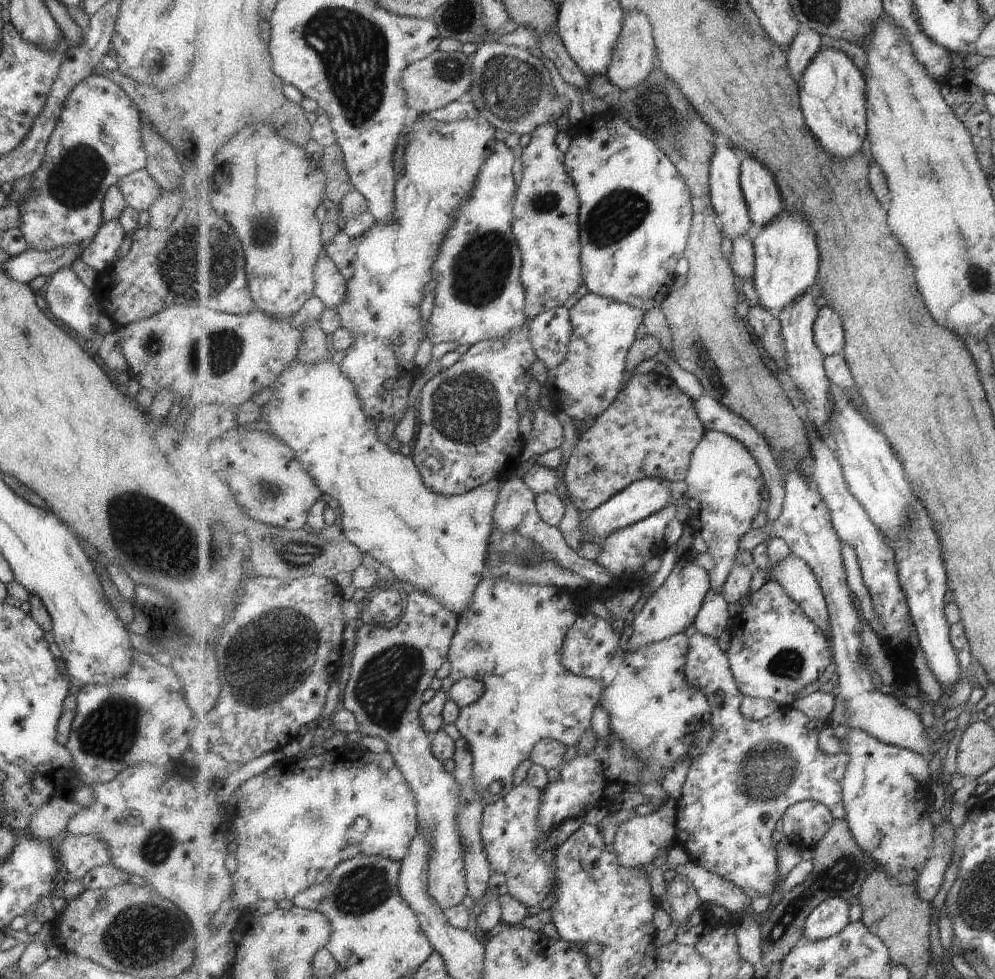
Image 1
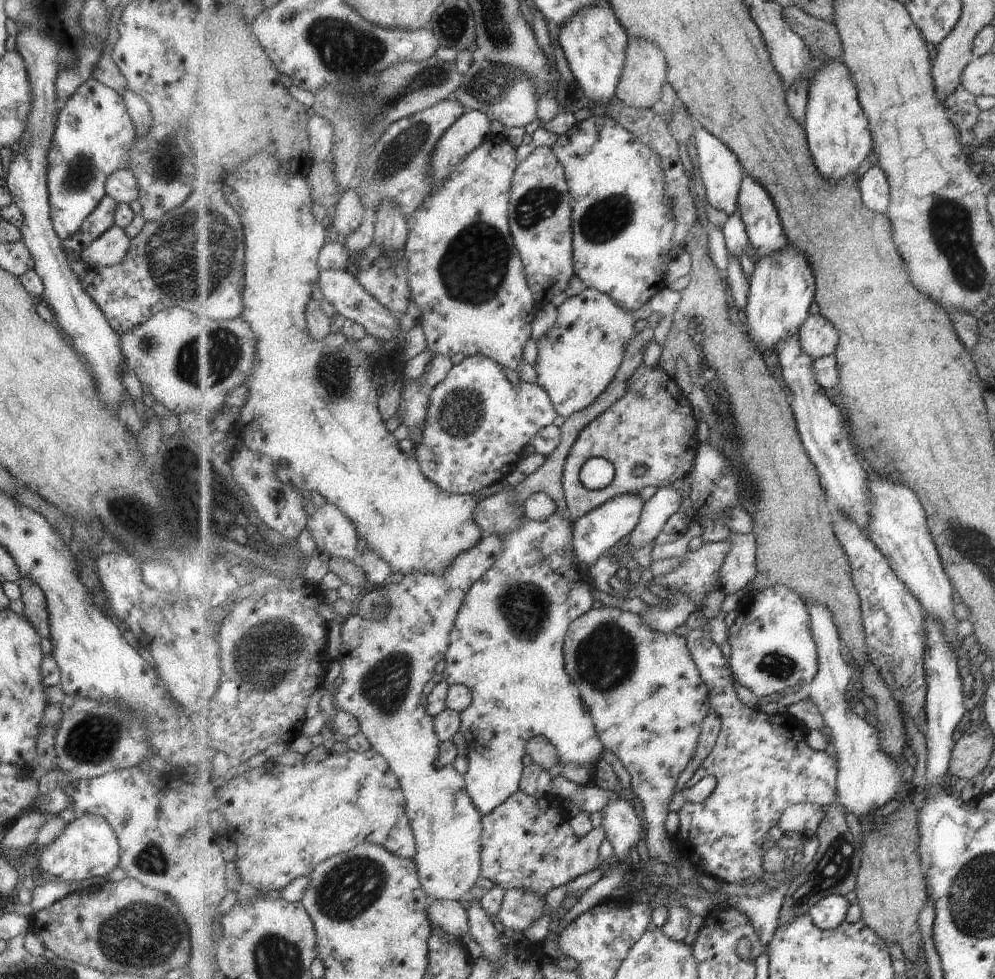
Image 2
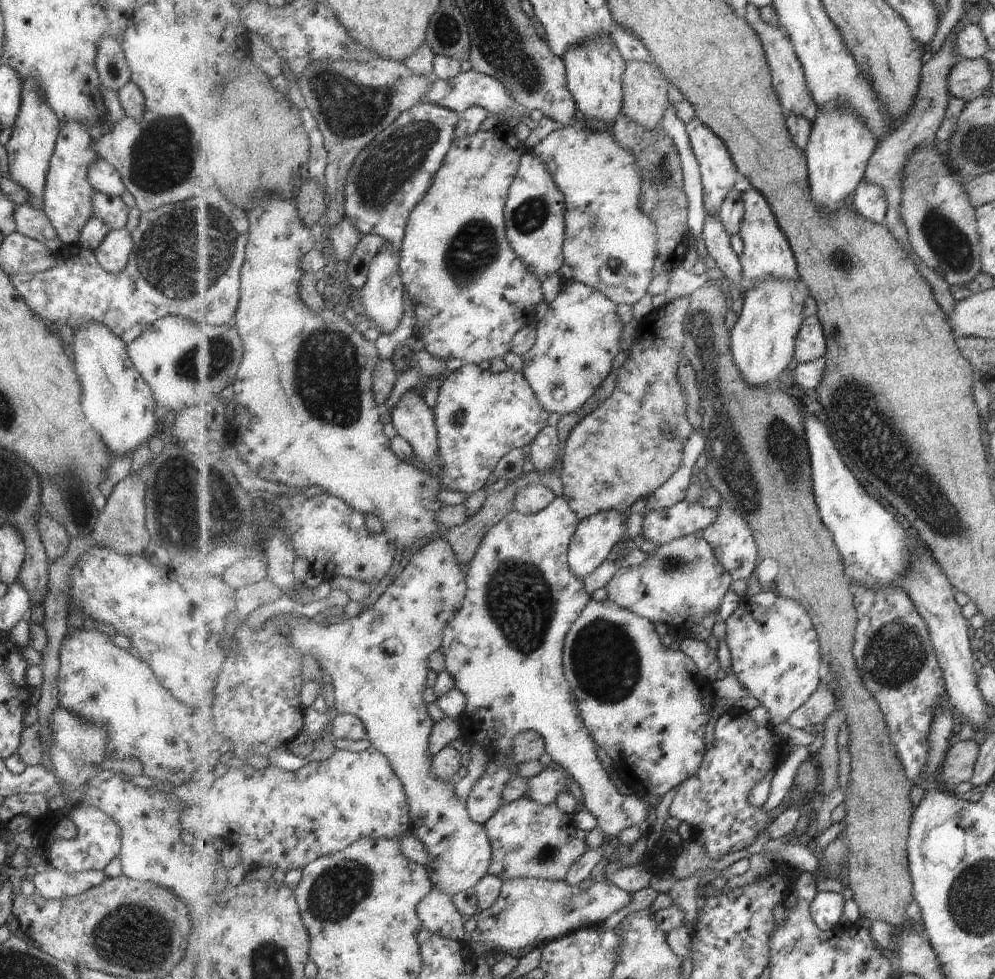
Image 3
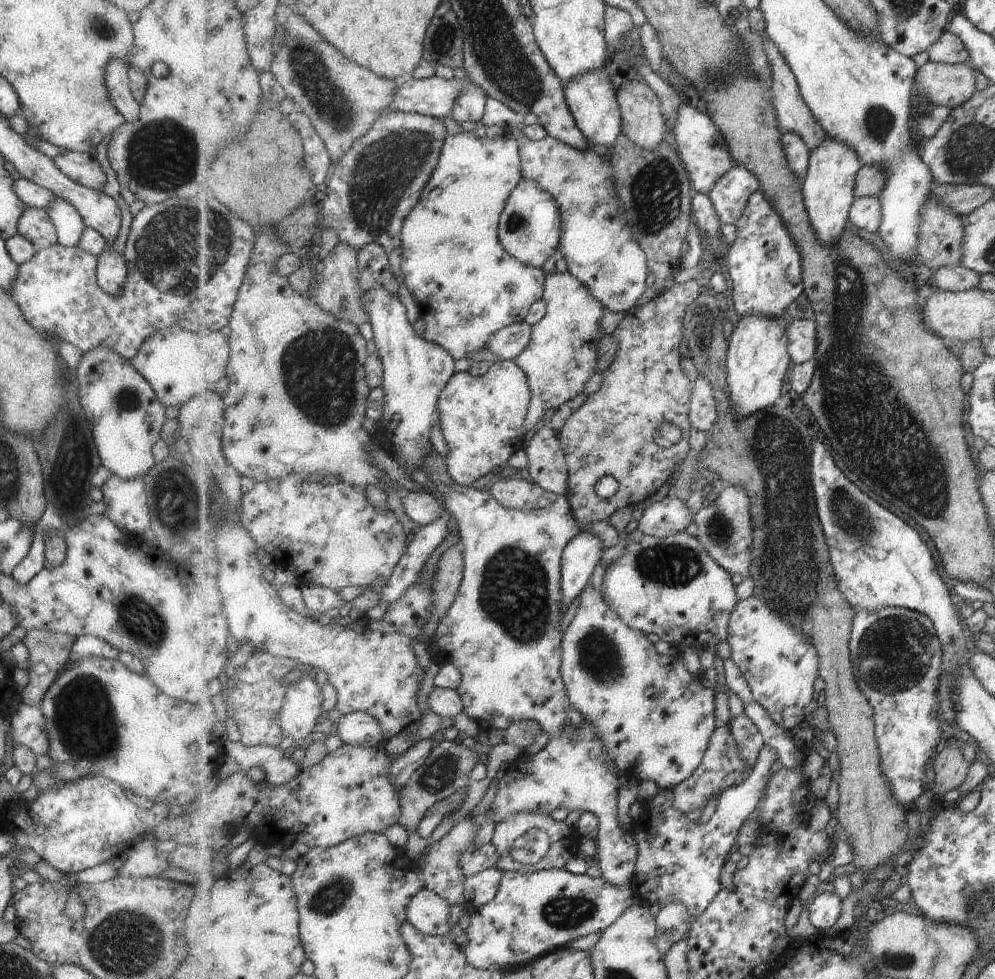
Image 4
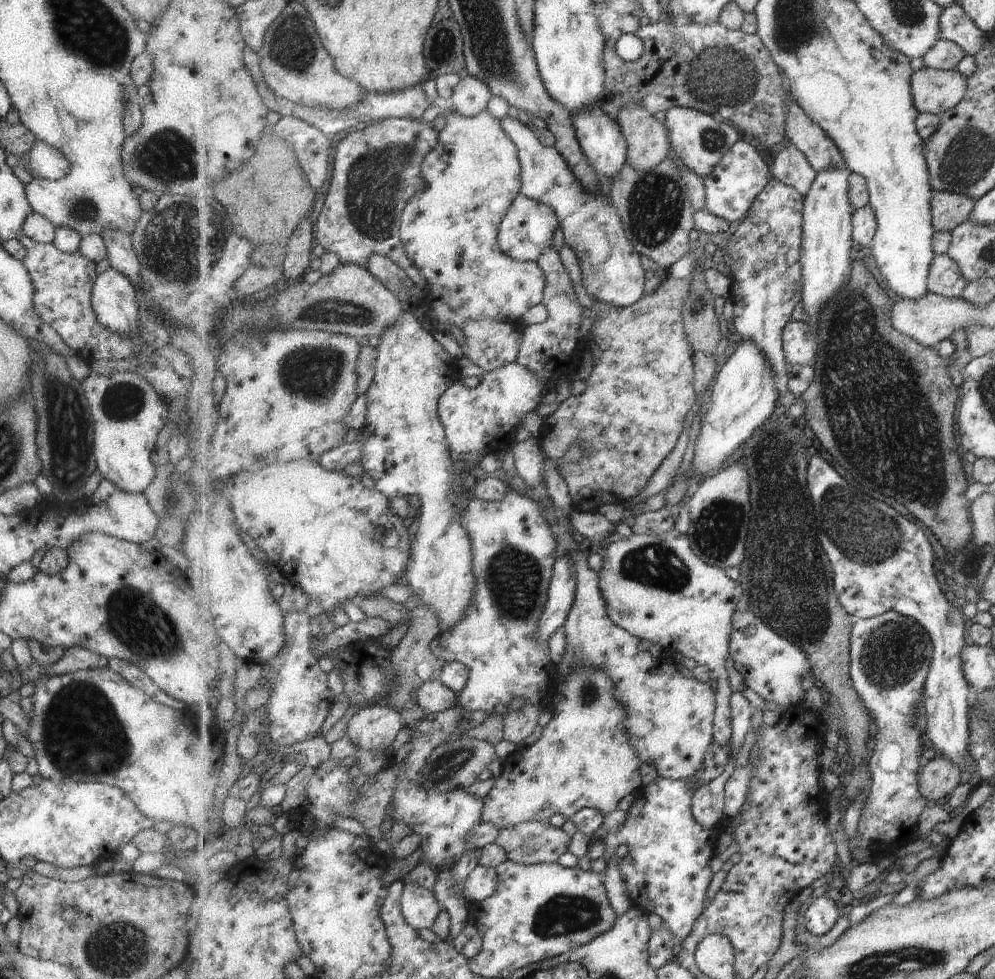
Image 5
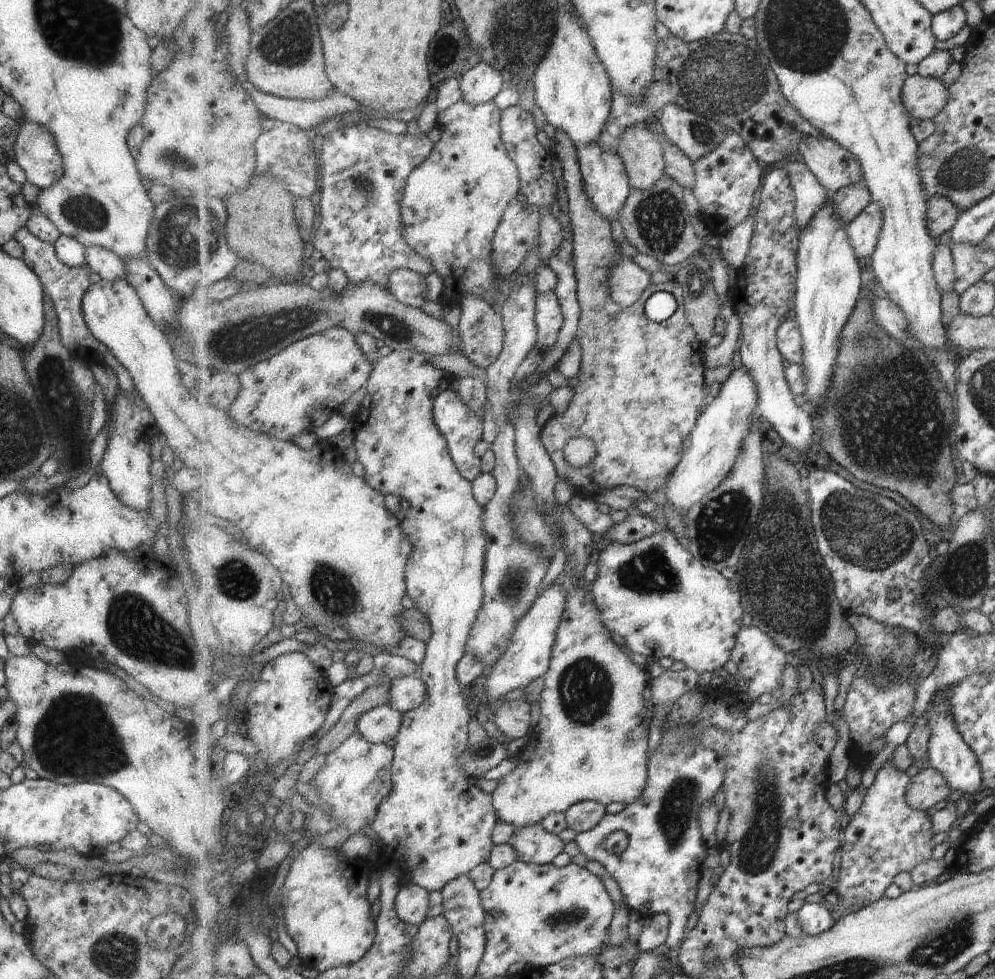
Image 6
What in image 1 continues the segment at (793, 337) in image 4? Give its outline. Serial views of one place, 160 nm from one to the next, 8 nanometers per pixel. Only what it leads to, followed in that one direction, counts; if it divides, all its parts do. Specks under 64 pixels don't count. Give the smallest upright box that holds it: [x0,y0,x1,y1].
[814,306,846,356]

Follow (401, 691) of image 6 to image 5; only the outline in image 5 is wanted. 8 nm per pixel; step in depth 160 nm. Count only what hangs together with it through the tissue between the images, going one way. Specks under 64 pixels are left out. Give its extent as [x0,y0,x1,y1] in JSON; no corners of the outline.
[417,677,458,714]

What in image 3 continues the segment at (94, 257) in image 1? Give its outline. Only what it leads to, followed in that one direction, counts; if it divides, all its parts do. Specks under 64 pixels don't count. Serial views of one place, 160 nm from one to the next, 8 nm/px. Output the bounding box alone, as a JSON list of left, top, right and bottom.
[92,228,132,274]

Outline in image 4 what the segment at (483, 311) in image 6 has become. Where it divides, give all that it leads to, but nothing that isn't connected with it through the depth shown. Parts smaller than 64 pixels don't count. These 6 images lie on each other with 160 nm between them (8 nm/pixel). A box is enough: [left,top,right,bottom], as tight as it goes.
[486,321,531,361]

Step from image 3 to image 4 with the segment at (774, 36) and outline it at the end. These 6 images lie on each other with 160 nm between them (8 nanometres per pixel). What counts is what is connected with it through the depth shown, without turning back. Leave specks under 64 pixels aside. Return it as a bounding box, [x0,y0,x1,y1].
[761,31,828,152]

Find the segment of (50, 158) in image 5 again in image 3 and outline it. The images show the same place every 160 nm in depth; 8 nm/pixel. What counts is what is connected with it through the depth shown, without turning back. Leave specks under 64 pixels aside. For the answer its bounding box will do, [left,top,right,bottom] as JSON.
[86,158,126,197]

